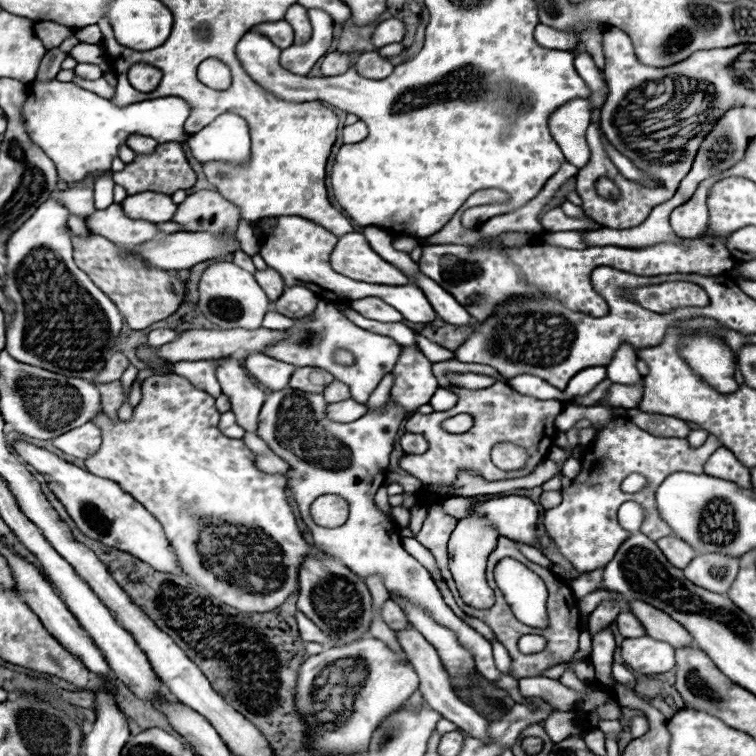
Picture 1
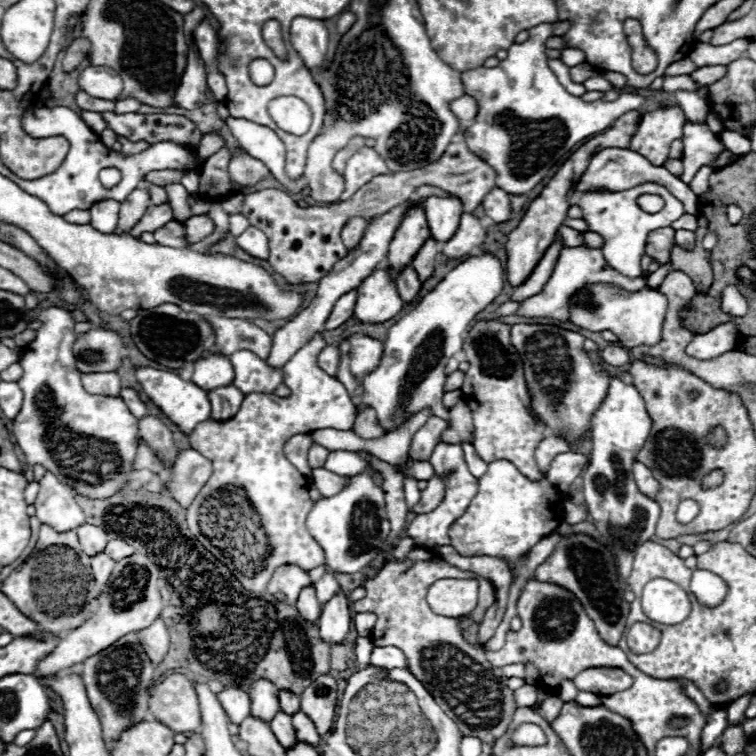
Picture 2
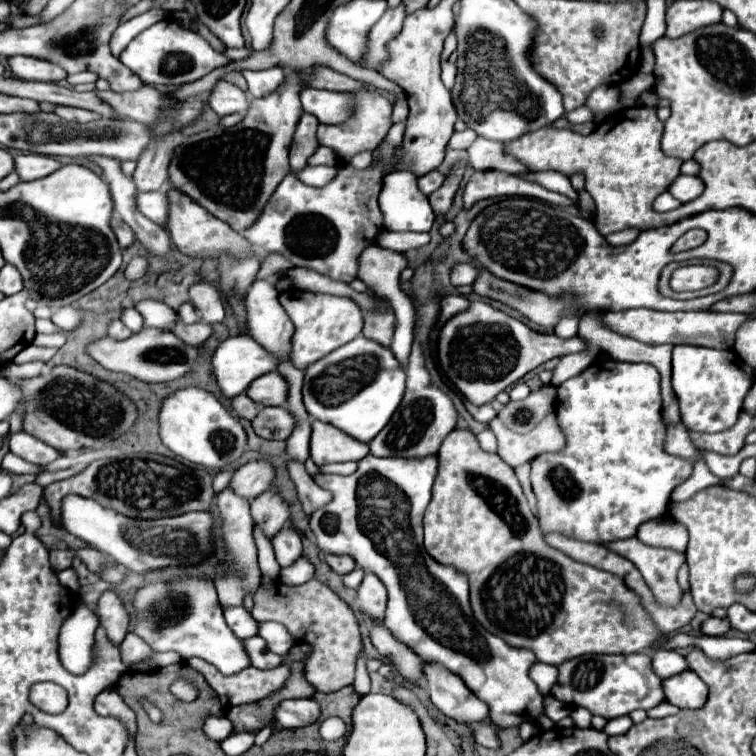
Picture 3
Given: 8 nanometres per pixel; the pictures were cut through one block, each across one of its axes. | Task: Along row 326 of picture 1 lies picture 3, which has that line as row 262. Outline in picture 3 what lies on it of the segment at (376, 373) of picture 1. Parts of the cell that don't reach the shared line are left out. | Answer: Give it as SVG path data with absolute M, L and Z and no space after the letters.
M378 146L372 152L372 164L366 170L356 170L352 164L340 164L336 178L322 188L306 186L296 176L288 174L278 184L256 222L242 234L256 248L282 254L294 266L304 266L332 280L350 284L358 278L358 258L362 250L374 244L384 230L384 218L378 208L378 190L382 188L386 174L402 168L402 156L402 146L396 146L394 156L384 160Z

